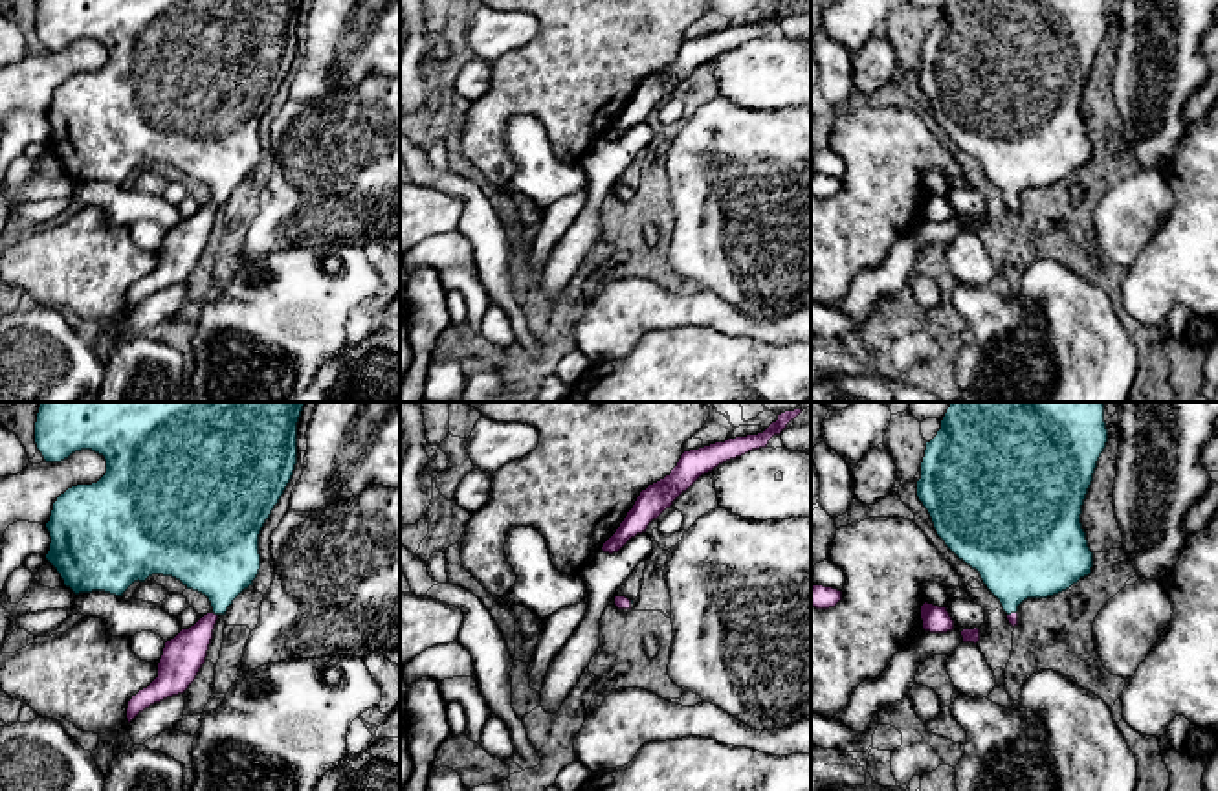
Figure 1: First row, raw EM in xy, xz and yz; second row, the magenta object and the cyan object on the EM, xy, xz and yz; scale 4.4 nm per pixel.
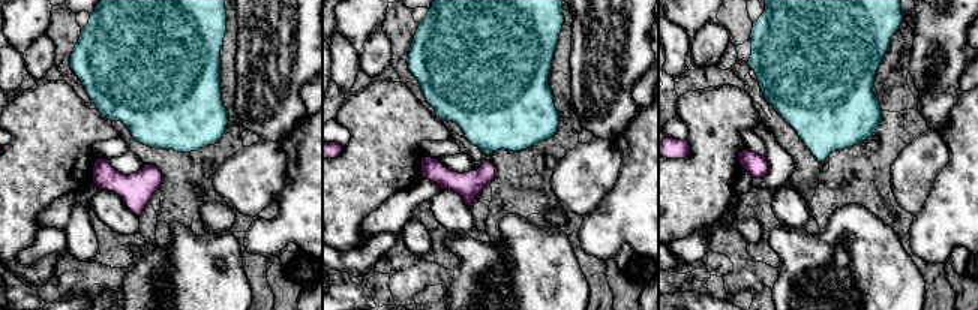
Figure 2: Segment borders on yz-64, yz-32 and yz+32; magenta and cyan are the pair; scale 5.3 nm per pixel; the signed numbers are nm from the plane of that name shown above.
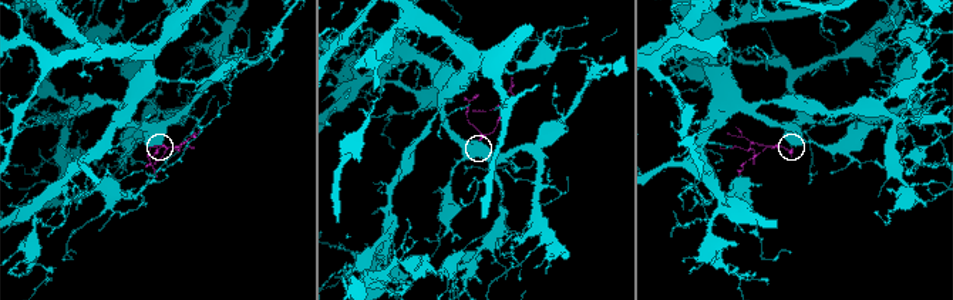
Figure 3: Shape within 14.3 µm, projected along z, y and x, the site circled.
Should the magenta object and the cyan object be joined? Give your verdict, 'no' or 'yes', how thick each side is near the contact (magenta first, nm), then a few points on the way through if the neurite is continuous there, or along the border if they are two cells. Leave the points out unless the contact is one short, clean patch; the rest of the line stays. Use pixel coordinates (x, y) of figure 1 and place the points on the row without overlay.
yes; 180 nm thick on the magenta side, 360 nm on the other; runs through xy (184, 245), (213, 202), (219, 145)

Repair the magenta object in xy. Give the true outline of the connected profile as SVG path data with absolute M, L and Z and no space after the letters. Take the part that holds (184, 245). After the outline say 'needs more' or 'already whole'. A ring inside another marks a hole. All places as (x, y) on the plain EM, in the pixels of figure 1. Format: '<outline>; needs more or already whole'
M39 0L35 33L46 51L92 39L105 46L106 62L92 73L68 77L53 92L46 117L51 132L46 149L75 184L105 180L116 185L152 163L172 165L205 184L213 200L165 231L158 266L128 290L128 312L145 297L183 283L205 251L213 218L233 189L259 163L259 123L284 83L297 53L301 0Z; needs more

